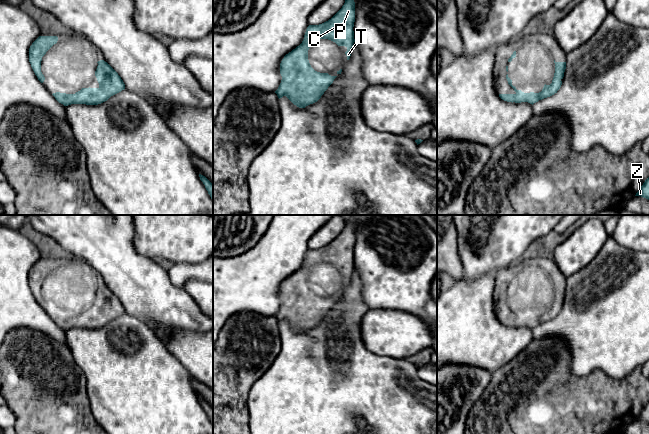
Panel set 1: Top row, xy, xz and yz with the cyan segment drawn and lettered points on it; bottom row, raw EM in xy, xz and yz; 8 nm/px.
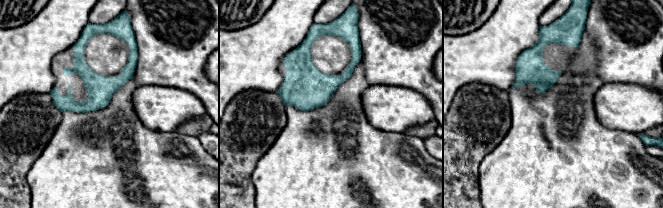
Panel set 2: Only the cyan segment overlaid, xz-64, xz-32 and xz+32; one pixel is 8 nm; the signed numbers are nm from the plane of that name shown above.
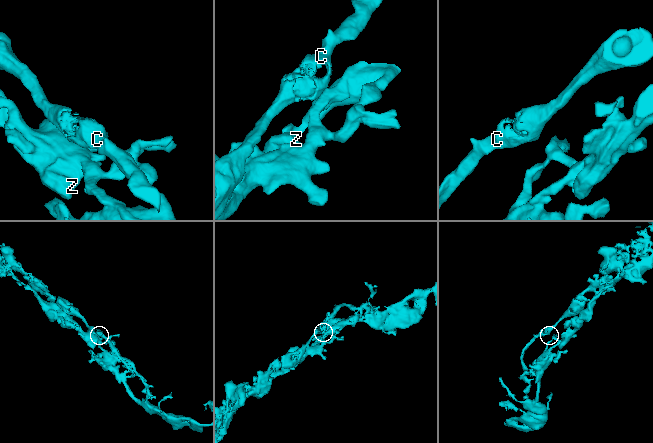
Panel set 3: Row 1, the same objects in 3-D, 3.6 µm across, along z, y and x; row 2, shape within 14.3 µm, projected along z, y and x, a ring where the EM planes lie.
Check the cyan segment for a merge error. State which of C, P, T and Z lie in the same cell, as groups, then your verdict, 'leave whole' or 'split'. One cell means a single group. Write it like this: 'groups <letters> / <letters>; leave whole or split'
groups C P T Z; leave whole

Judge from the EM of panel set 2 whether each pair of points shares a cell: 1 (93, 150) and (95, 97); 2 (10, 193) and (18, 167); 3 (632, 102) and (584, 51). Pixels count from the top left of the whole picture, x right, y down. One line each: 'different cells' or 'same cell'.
1: different cells
2: same cell
3: different cells

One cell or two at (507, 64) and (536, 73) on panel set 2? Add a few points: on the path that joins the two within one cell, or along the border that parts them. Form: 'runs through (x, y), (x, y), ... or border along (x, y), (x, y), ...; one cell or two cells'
border along (517, 61), (516, 81), (510, 87); two cells

